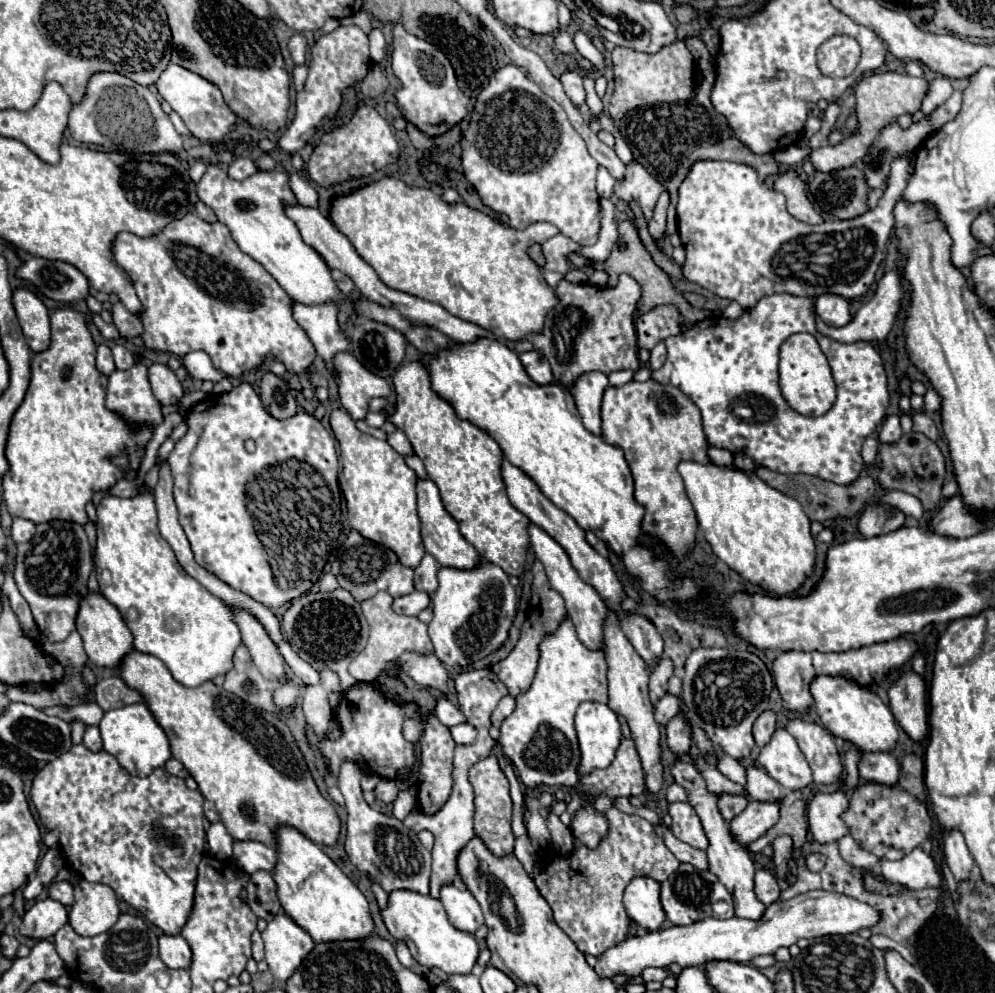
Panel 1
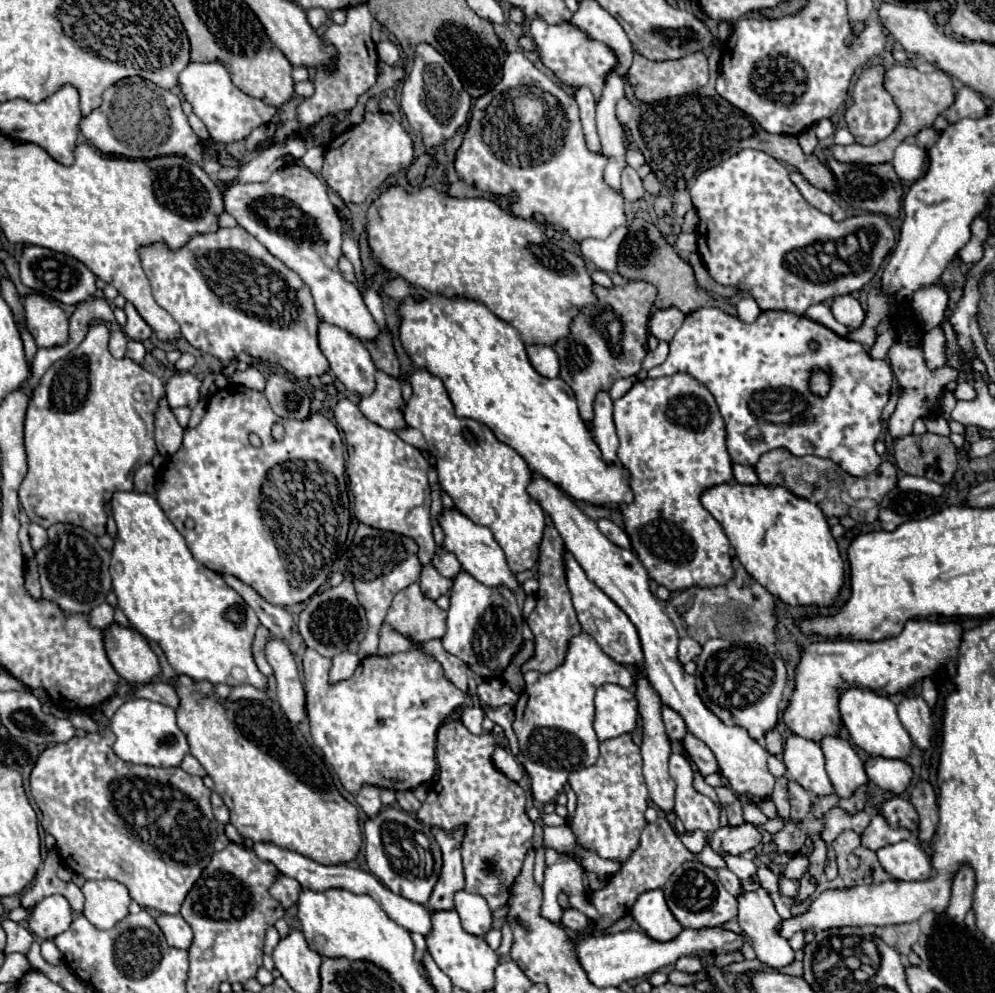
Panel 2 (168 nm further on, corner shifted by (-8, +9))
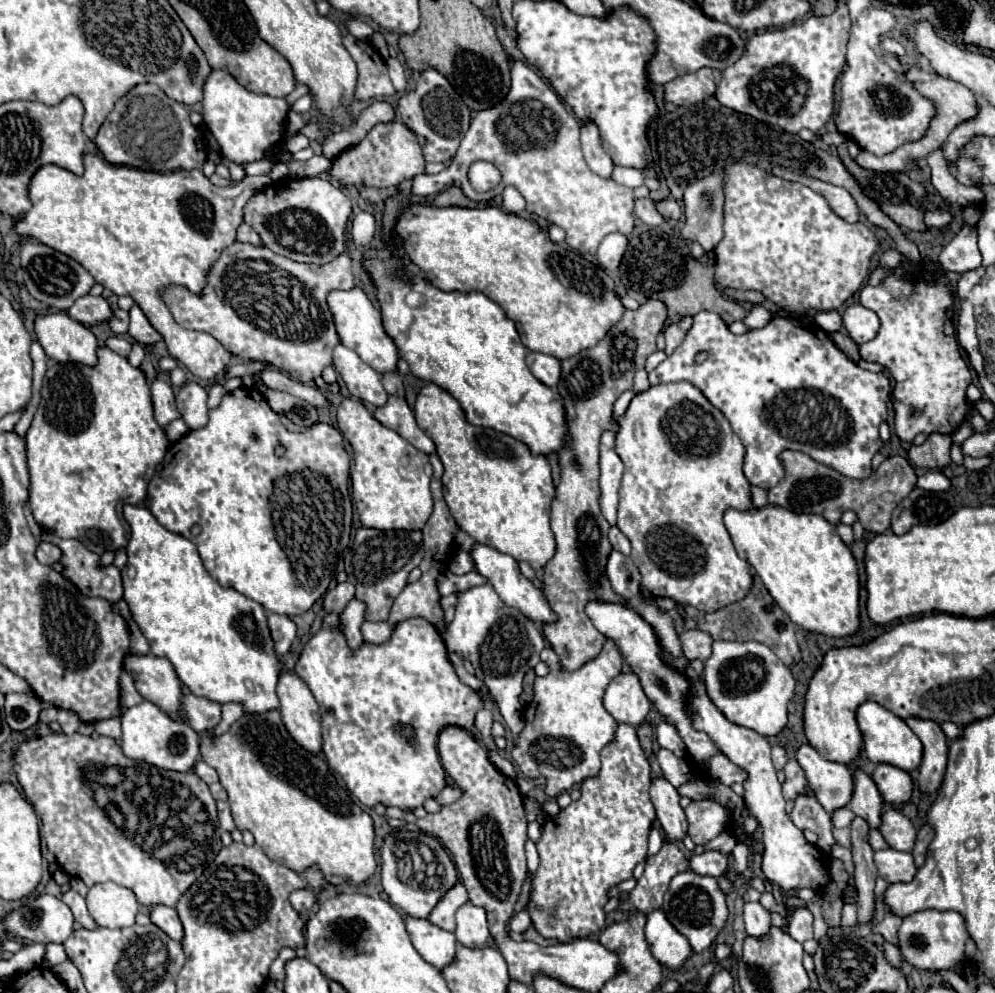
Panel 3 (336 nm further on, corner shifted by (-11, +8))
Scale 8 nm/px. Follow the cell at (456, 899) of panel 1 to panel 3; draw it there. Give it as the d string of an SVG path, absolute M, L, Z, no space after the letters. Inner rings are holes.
M467 902L457 912L457 942L467 948L483 948L489 940L485 910Z

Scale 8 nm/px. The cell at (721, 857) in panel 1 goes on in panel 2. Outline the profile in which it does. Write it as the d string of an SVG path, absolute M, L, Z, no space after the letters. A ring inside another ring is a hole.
M762 885L756 891L748 891L748 889L742 887L742 893L738 895L738 903L740 903L738 905L738 925L746 933L746 937L752 941L752 947L754 947L758 959L762 963L774 967L774 969L780 969L780 967L792 963L794 961L792 947L788 945L788 941L784 937L780 937L776 933L776 929L780 925L780 915L774 907L774 901L772 901L770 893L764 891Z

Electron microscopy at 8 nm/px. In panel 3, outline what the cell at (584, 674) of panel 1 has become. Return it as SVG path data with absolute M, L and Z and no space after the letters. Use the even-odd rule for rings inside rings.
M613 640L605 642L597 658L573 672L560 666L551 647L546 646L540 658L551 671L545 678L535 678L535 698L525 710L525 730L511 756L527 778L545 776L545 794L555 798L585 778L599 774L601 750L615 740L617 728L615 718L603 708L603 694L609 682L621 672L623 658Z

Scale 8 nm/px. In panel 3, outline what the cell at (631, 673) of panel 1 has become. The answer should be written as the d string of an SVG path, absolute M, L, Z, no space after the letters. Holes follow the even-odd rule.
M657 778L653 780L649 794L665 838L671 842L683 842L683 838L687 836L687 818L683 808L679 806L677 790L665 778Z

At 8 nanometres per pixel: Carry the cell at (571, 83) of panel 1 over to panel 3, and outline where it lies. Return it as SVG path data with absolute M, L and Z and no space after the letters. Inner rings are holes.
M587 122L581 126L581 146L583 146L583 156L587 166L603 176L603 178L611 178L613 172L613 162L607 156L607 152L601 146L601 138L599 138L599 130L593 122Z

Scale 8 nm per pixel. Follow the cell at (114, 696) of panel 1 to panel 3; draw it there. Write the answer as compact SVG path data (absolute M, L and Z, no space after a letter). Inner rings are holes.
M193 694L183 698L183 712L191 722L191 728L199 734L215 728L221 722L221 706Z

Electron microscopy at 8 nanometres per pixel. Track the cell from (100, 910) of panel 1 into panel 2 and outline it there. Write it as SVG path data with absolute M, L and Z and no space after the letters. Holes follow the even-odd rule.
M86 881L82 885L82 893L86 897L82 913L96 929L112 929L128 915L130 895L128 889L118 881Z

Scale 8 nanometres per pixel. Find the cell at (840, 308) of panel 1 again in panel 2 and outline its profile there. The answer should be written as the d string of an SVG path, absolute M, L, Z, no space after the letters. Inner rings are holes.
M840 295L840 297L832 299L830 309L832 309L836 321L840 321L842 325L846 325L850 329L858 329L866 317L860 301L854 299L852 295Z

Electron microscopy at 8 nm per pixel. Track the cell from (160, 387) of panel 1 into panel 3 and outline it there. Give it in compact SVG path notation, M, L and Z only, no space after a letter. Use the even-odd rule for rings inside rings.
M187 382L177 394L177 408L189 430L207 424L207 392L197 382Z

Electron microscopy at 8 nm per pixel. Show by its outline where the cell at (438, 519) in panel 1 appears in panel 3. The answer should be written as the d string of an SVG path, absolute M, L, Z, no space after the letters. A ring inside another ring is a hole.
M475 544L473 552L471 552L471 558L475 562L475 568L479 574L483 574L489 584L495 588L495 592L501 596L501 600L511 606L511 608L517 608L523 616L527 616L529 620L533 622L539 622L539 624L551 624L551 622L557 622L557 614L551 610L545 594L541 588L535 588L531 584L531 580L527 580L521 572L519 572L519 566L517 566L517 560L507 556L507 554L501 554L485 544Z

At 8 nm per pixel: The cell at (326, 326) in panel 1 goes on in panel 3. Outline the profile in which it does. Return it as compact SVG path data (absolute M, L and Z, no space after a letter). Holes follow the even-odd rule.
M341 344L335 346L333 368L339 372L339 376L355 398L369 402L377 408L387 402L389 394L385 392L379 374L369 364L365 364L353 350Z

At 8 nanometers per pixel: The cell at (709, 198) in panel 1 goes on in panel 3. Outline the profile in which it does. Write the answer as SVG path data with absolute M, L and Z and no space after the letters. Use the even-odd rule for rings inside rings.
M739 162L733 164L725 170L727 178L725 178L725 236L721 240L721 244L715 248L715 282L725 286L725 288L741 288L741 290L759 290L763 292L765 298L773 300L777 306L781 306L783 310L791 312L791 314L803 314L807 310L815 310L815 312L829 312L829 310L839 310L865 282L865 276L869 276L869 268L871 268L871 258L875 256L879 242L875 238L875 234L863 224L863 222L855 222L849 224L843 218L839 218L827 204L827 200L823 196L819 196L817 192L813 192L811 188L803 186L803 184L795 184L795 182L787 182L781 180L777 176L773 176L771 172L759 170L751 164Z

